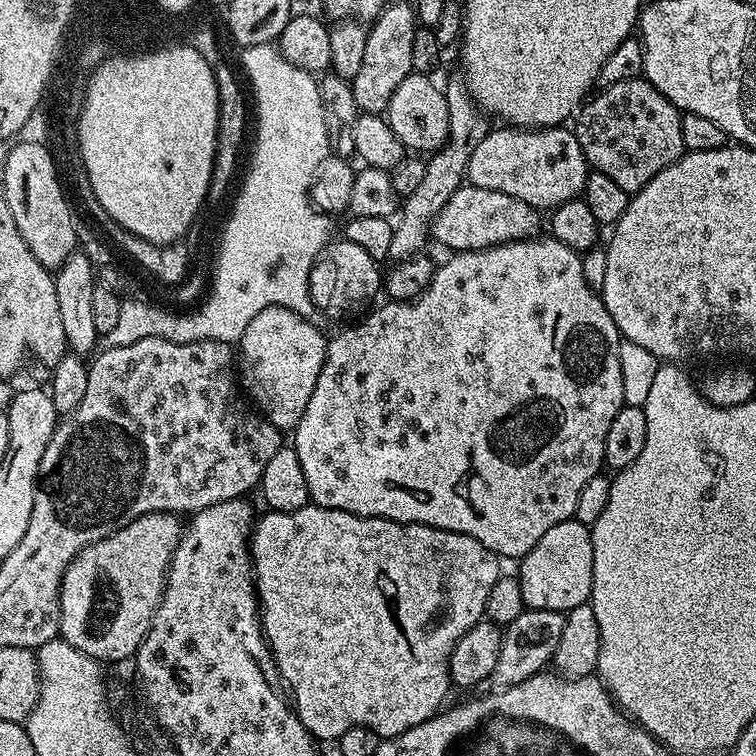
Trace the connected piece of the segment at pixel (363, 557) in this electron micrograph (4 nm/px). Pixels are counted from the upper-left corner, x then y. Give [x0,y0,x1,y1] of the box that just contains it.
[250,506,502,741]

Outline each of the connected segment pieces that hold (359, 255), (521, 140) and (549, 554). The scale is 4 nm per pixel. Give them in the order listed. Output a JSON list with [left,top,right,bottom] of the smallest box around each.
[[310,240,382,320],[466,127,590,210],[518,519,594,613]]

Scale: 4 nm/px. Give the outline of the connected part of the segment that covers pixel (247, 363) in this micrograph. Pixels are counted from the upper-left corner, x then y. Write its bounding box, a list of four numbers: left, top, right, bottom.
[238,306,328,430]

